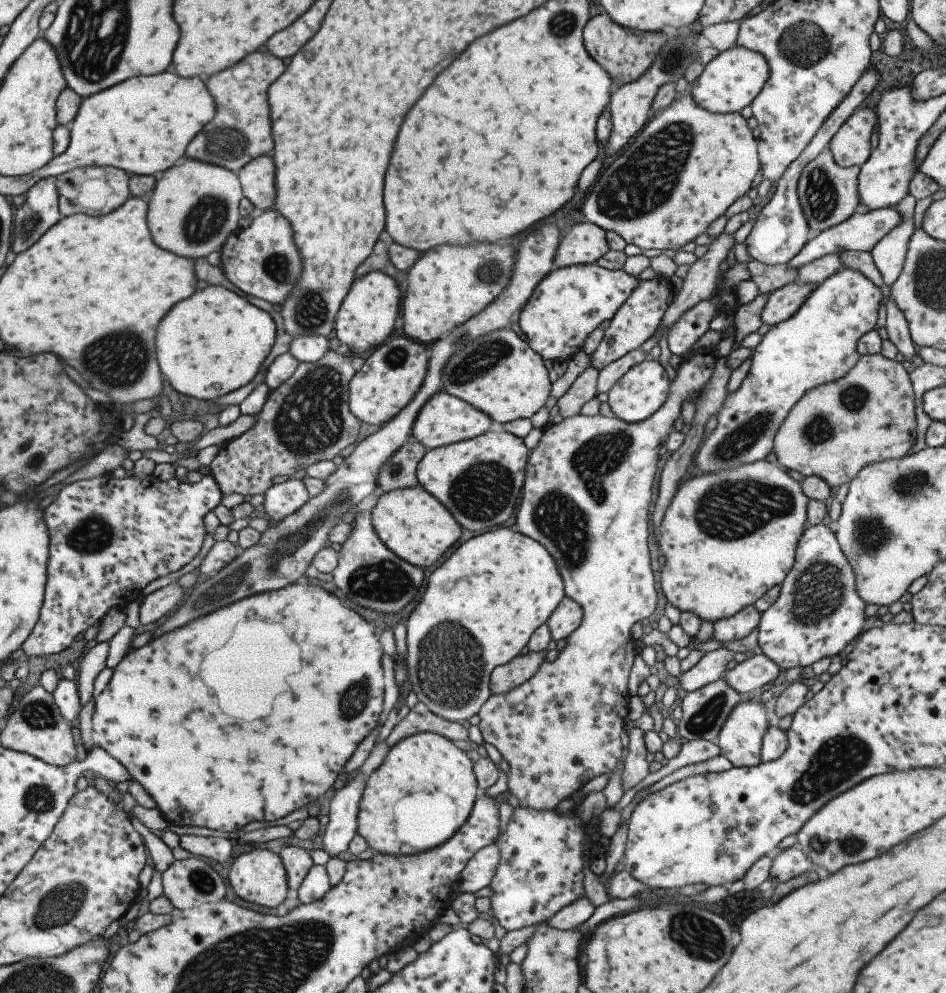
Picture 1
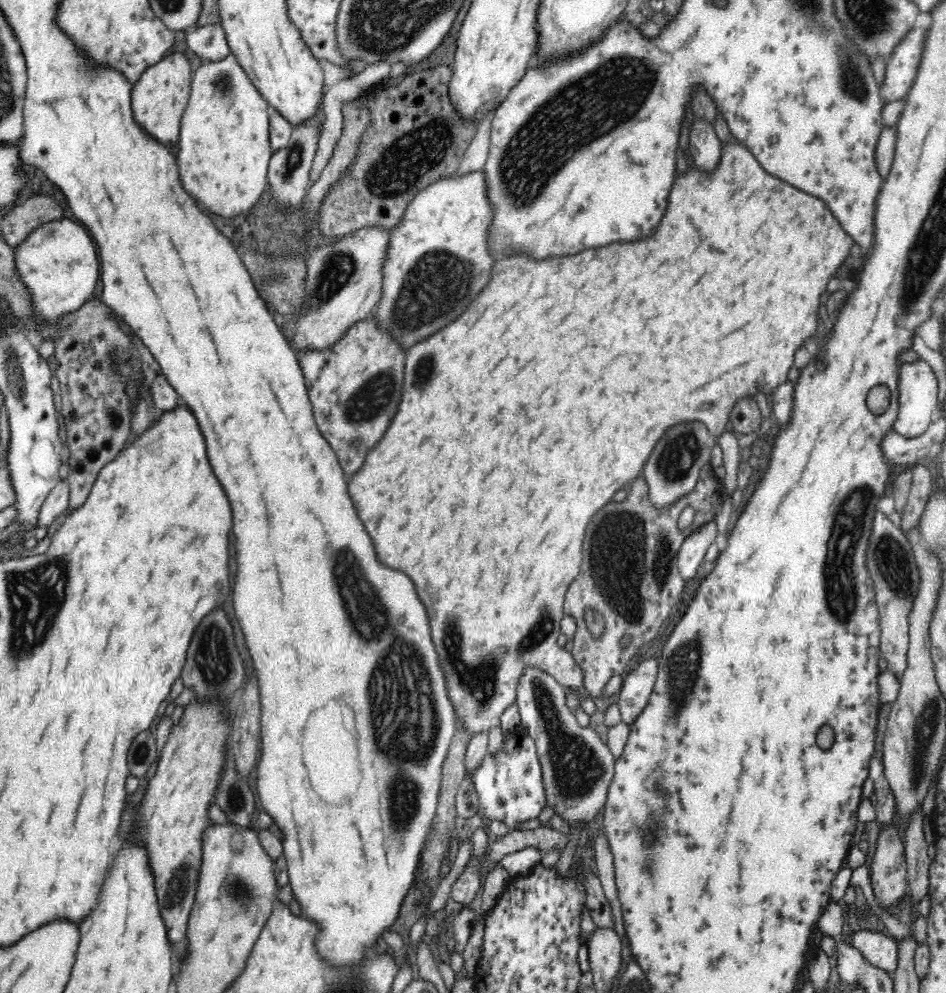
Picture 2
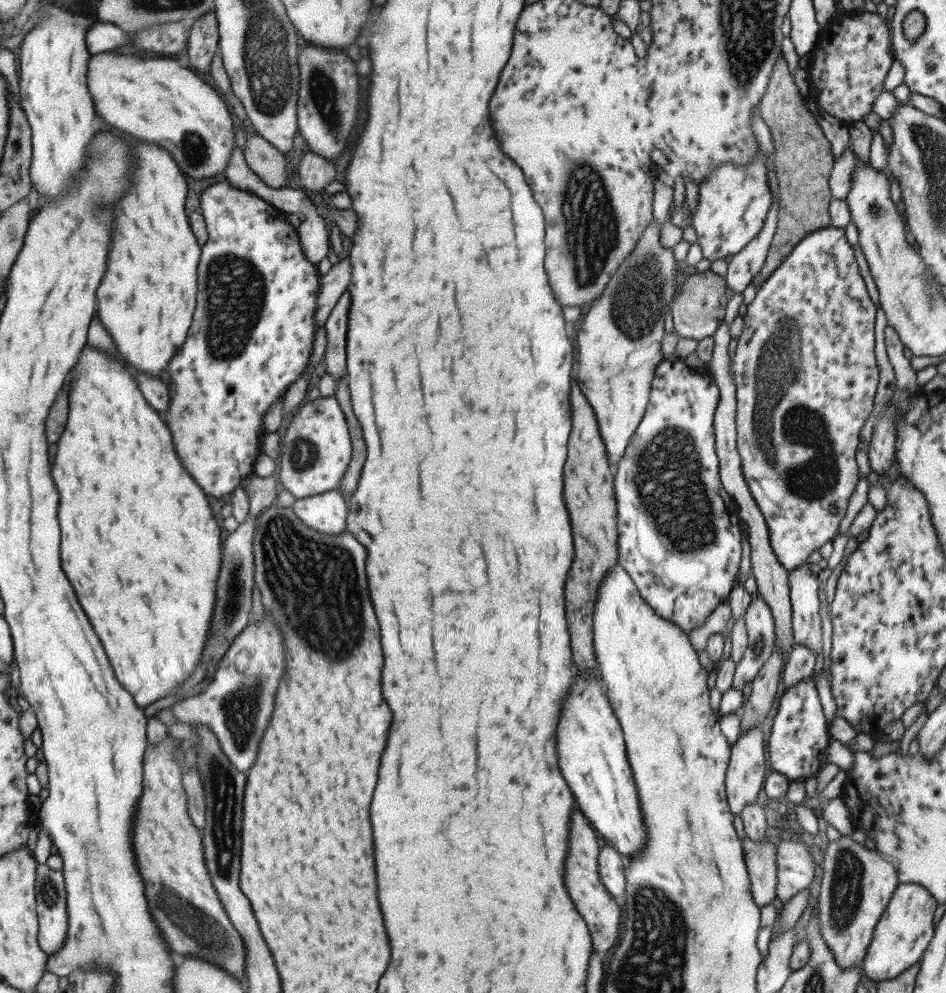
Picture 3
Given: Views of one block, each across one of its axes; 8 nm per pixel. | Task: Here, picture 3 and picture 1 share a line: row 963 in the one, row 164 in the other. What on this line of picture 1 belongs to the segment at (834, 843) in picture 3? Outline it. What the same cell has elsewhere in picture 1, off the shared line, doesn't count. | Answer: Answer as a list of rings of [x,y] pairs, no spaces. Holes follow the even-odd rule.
[[[871,108],[854,110],[851,116],[839,126],[828,142],[831,156],[837,166],[860,167],[871,152],[871,132],[875,126],[876,115]]]

